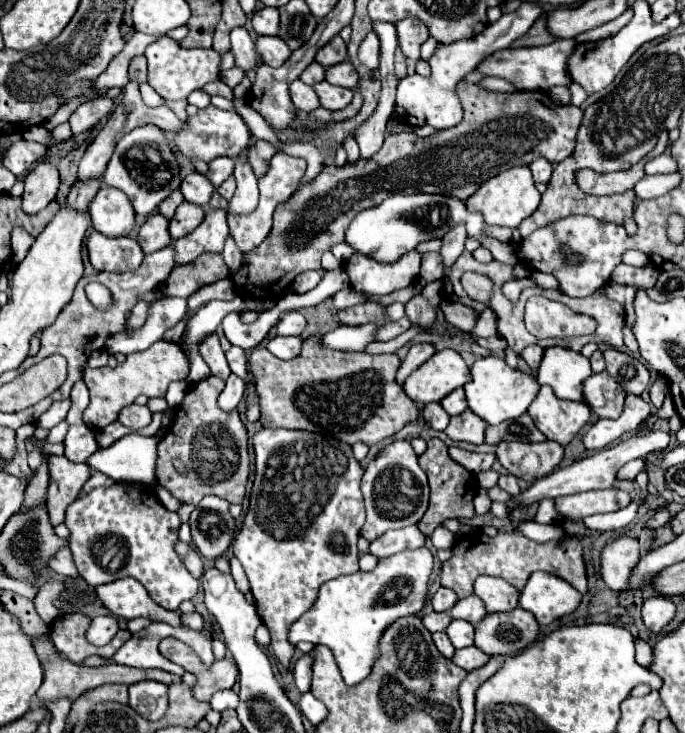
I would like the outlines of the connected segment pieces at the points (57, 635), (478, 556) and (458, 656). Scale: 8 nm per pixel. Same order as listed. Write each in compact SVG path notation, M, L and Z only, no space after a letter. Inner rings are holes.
M66 614L52 622L50 638L58 652L66 654L70 662L82 664L84 658L98 654L98 656L114 656L118 650L116 646L92 646L86 640L86 630L90 626L90 618L86 614Z
M518 528L512 532L498 532L494 538L472 532L462 536L454 544L454 556L442 564L440 572L440 584L444 588L450 588L458 594L458 598L470 596L474 580L482 574L486 576L498 576L504 578L508 584L512 584L516 590L522 590L530 578L532 572L544 570L554 576L564 578L568 584L572 584L578 592L588 592L588 580L586 580L586 566L582 556L582 544L574 536L564 536L560 540L548 540L544 544L538 544L534 540L528 540Z
M470 646L470 648L464 648L464 650L456 650L456 654L452 656L452 662L456 666L464 668L466 672L472 672L476 668L482 668L488 662L488 654L484 654L476 646Z

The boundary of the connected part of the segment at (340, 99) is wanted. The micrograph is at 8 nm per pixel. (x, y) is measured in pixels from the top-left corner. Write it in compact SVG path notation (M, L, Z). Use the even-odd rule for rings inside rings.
M326 80L316 84L314 90L316 90L316 94L318 94L320 102L322 102L322 108L326 108L326 110L344 110L352 102L352 96L354 96L352 90L332 86Z

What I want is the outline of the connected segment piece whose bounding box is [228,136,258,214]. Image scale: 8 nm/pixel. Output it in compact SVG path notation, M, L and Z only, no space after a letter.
M252 136L248 142L248 148L242 150L236 158L236 168L234 168L234 178L236 178L236 194L230 200L228 212L232 214L248 214L248 210L254 210L258 204L258 184L252 166L248 164L248 150L256 142Z

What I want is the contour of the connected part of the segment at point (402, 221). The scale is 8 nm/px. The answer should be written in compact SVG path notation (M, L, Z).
M392 194L388 196L382 204L356 214L356 218L350 222L346 230L344 242L352 246L354 252L358 254L374 258L376 262L382 262L382 264L392 264L392 262L398 262L406 252L414 250L420 242L442 238L452 226L456 226L456 222L464 222L468 234L476 236L482 242L482 246L486 246L492 252L494 260L502 264L512 264L512 267L518 264L516 256L510 250L510 244L502 244L482 234L486 226L482 214L466 210L464 202L460 202L458 198L440 198L438 194L414 194L414 196Z

